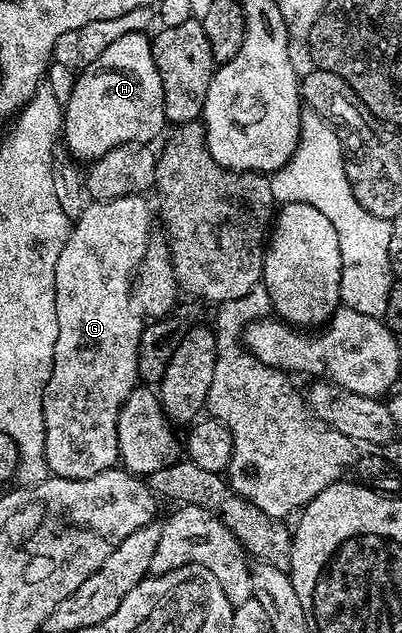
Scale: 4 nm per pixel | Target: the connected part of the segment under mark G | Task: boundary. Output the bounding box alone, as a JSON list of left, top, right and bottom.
[43,195,151,479]

